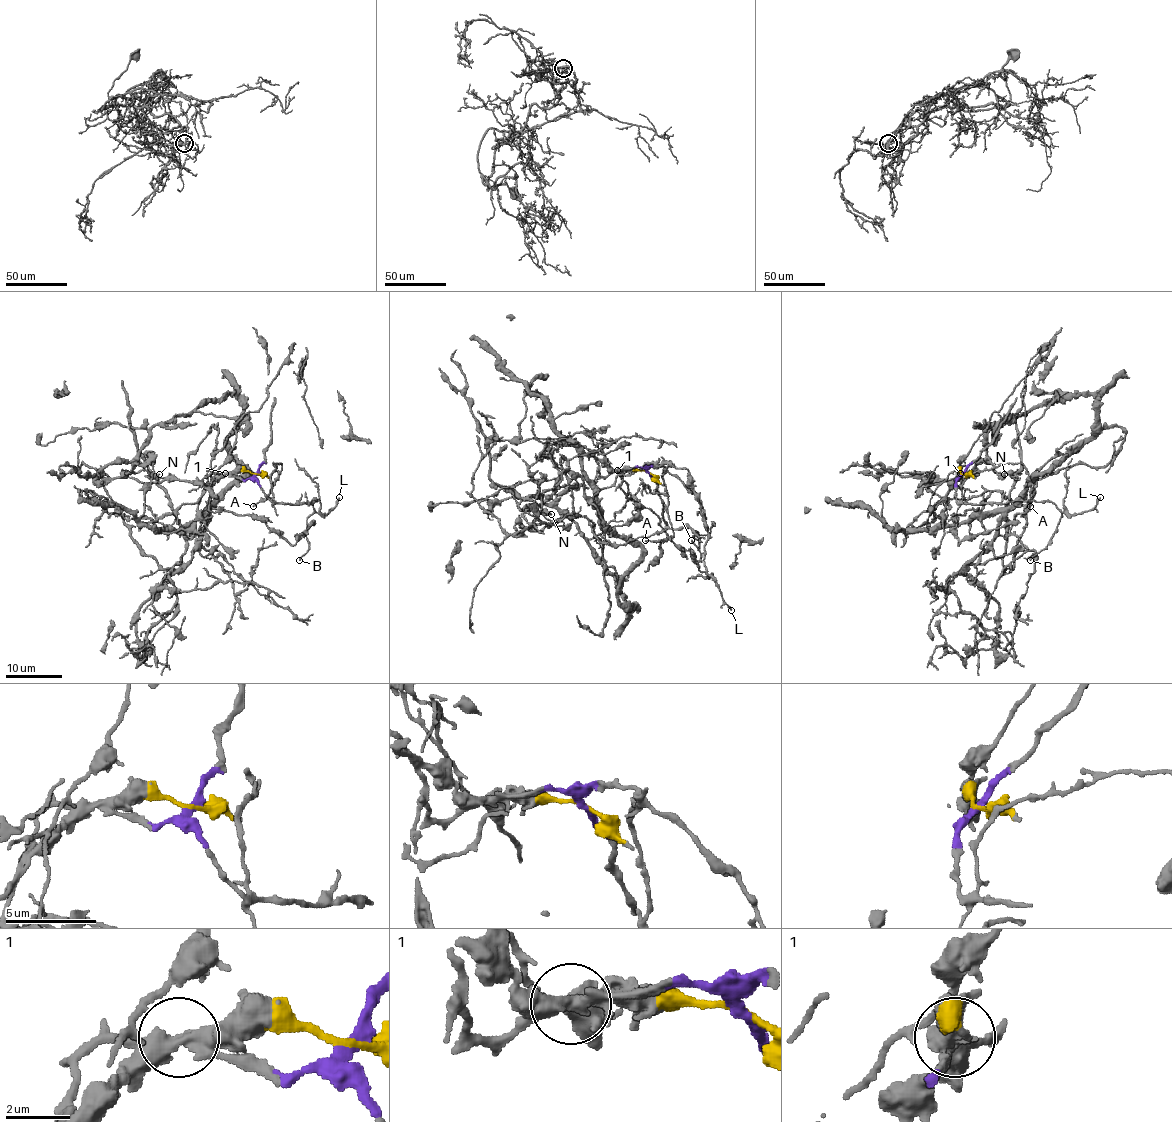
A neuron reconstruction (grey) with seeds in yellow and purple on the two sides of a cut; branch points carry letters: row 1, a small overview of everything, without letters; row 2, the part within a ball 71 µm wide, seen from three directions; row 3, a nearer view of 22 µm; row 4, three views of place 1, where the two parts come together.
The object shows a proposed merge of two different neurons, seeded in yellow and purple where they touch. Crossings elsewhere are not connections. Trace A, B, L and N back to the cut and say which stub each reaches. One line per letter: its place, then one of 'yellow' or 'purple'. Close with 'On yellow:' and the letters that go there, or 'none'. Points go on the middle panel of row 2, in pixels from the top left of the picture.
A: at (645, 540); purple
B: at (691, 540); purple
L: at (731, 610); purple
N: at (551, 514); yellow
On yellow: N

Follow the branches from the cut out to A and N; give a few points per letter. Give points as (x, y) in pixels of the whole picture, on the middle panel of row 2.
A: (649, 472), (651, 466), (664, 467), (663, 480), (673, 535), (661, 540), (644, 540)
N: (649, 472), (615, 470), (586, 433), (493, 440), (489, 445), (490, 477), (551, 514)

